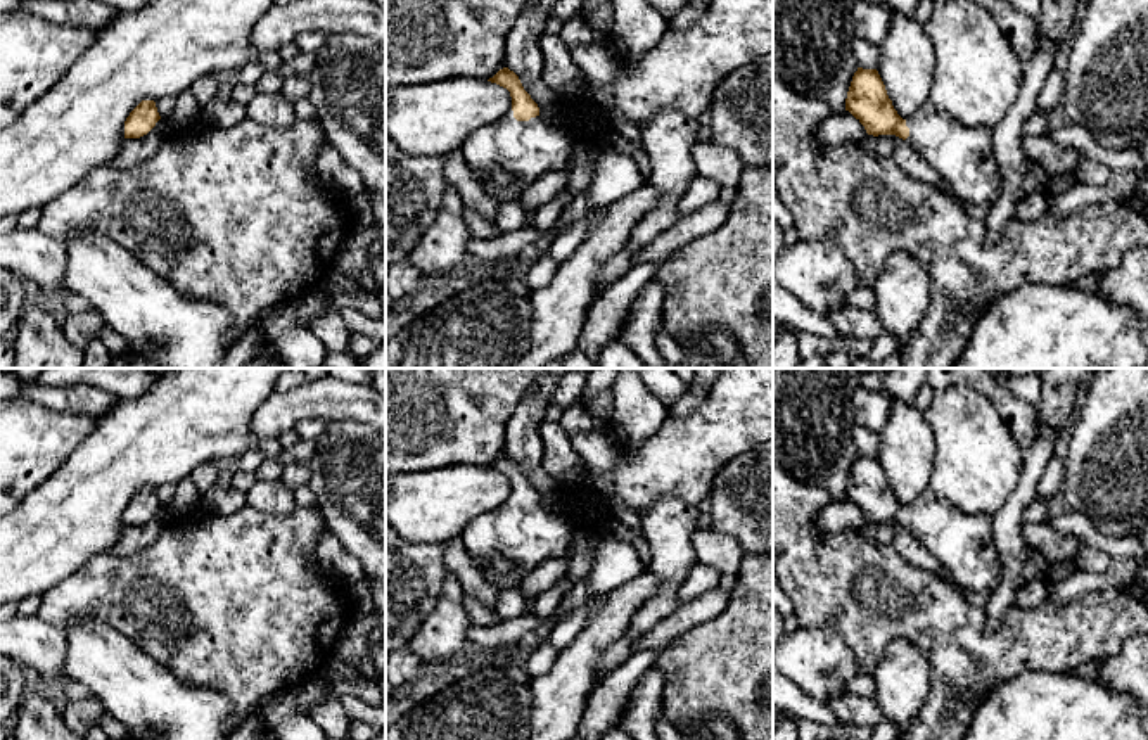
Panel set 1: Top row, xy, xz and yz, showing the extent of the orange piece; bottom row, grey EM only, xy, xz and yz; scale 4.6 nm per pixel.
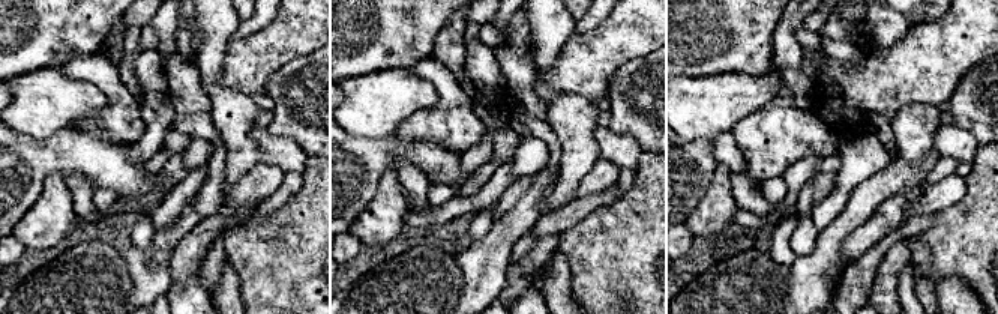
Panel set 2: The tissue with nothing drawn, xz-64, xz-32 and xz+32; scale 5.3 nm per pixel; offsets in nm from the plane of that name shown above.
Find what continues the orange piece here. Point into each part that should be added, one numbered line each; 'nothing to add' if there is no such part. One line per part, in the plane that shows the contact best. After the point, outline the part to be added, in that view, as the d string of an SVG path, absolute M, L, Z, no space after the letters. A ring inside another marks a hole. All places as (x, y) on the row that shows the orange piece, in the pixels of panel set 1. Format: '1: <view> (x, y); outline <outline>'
1: xz (524, 149); outline M510 109L498 123L479 128L460 149L467 166L496 202L515 201L522 183L538 176L576 168L574 145L541 116L517 121ZM494 169L507 171L513 183L498 187L489 180Z

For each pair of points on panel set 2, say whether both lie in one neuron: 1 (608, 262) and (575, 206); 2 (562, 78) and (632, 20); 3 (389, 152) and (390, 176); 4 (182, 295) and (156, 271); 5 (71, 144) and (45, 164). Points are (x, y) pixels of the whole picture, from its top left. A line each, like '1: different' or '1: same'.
1: different
2: same
3: different
4: different
5: same

